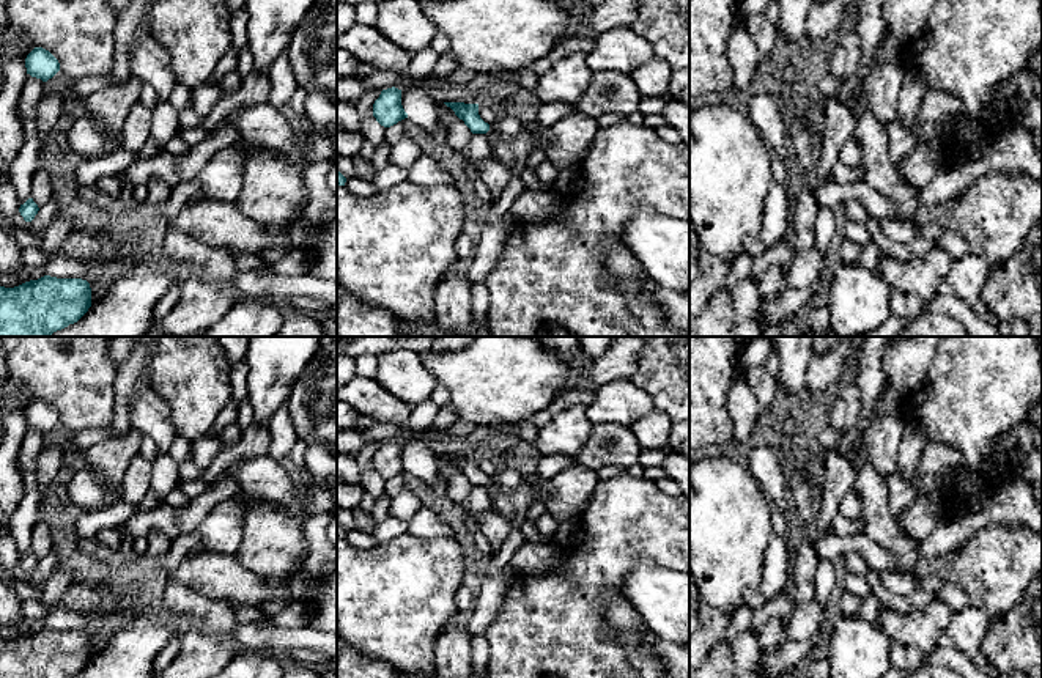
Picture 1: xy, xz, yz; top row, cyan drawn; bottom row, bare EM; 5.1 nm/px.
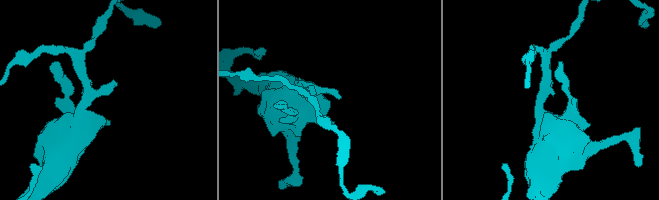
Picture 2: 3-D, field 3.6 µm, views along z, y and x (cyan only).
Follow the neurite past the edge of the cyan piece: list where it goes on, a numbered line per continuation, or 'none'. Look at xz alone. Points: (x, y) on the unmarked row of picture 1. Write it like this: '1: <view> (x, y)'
1: xz (512, 505)

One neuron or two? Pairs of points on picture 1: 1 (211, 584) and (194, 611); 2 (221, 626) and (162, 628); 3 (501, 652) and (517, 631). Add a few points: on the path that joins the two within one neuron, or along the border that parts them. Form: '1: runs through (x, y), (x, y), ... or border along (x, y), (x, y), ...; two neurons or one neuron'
1: border along (170, 579), (178, 579), (205, 596), (227, 603); two neurons
2: border along (166, 619), (181, 631); two neurons
3: runs through (506, 647), (513, 636); one neuron

